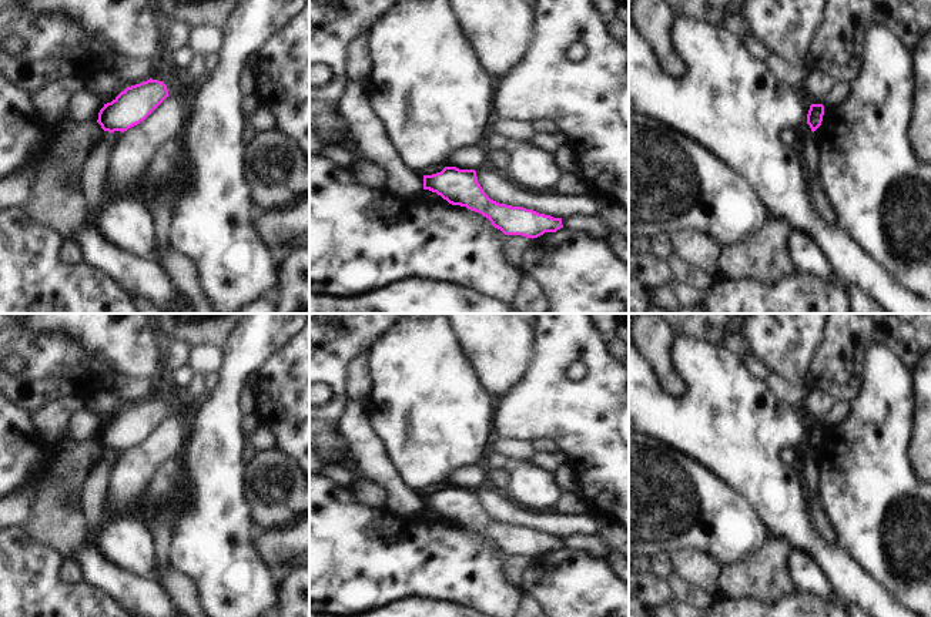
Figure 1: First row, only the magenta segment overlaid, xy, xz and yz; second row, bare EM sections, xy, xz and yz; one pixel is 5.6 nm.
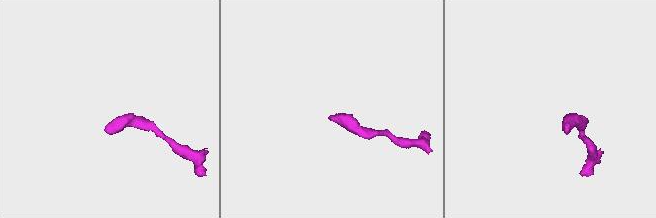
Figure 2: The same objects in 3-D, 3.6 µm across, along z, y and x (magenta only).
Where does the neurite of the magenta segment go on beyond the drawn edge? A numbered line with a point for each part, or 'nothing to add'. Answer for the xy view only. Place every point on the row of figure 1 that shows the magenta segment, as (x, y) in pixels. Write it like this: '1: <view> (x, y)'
nothing to add

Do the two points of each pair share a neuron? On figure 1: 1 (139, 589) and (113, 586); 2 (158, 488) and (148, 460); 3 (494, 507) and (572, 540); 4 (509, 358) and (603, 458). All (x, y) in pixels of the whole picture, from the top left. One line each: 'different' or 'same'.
1: same
2: different
3: different
4: different

